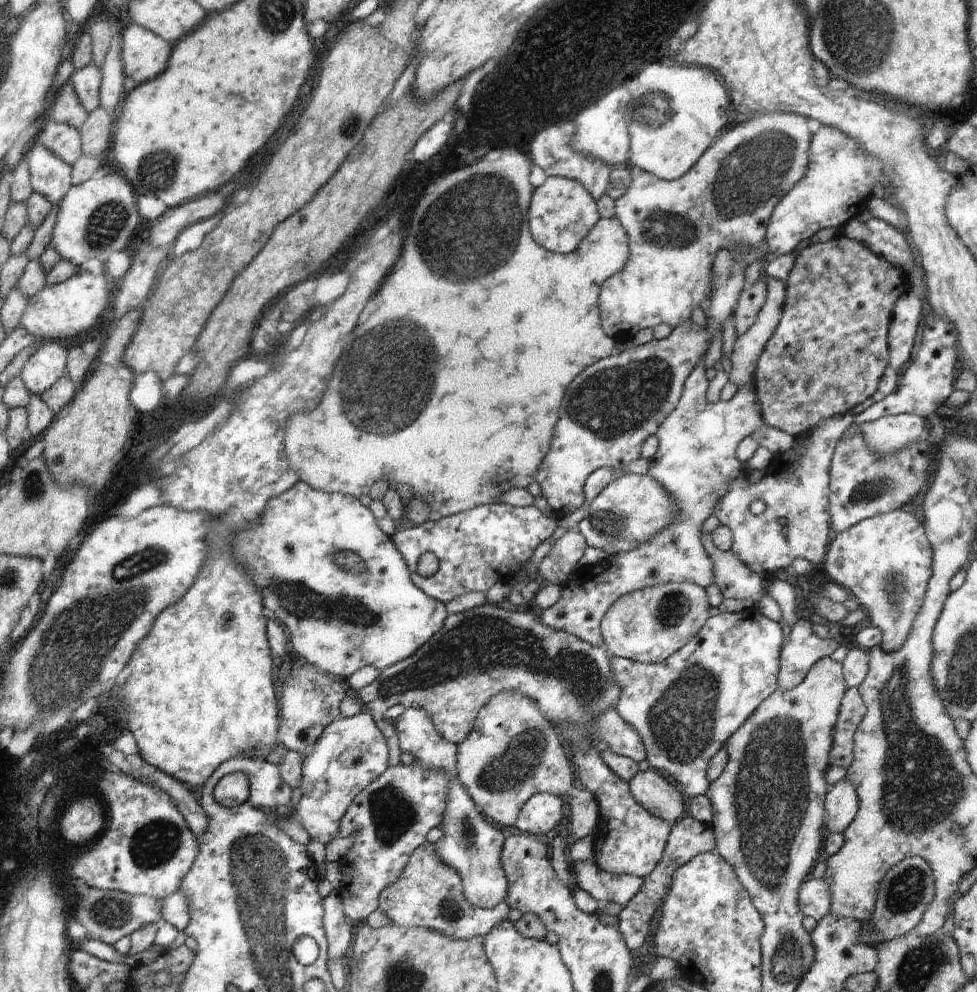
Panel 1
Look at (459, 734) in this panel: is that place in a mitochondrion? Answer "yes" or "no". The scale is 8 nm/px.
no

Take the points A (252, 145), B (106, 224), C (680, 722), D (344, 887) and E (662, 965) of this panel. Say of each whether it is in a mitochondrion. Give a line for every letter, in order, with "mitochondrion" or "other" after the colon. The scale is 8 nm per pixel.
A: other
B: mitochondrion
C: mitochondrion
D: other
E: other

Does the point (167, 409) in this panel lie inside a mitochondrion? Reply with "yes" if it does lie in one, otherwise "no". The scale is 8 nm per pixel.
no

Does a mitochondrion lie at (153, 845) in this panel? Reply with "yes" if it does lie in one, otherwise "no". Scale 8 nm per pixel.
yes

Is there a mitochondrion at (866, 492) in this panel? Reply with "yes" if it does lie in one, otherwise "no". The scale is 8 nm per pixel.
yes

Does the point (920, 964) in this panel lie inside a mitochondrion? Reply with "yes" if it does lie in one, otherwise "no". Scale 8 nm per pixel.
yes

